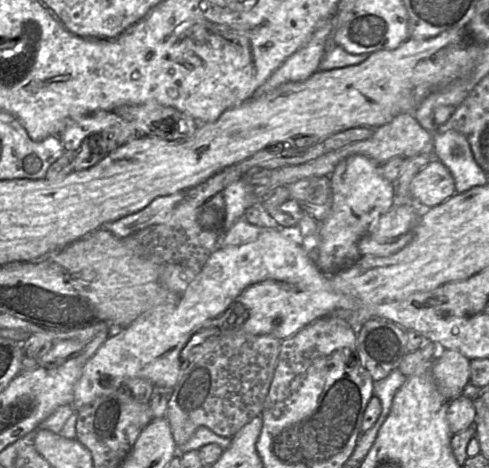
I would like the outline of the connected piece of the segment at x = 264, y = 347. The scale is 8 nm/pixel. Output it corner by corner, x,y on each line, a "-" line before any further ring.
210,329
198,333
192,344
195,349
190,361
171,390
165,417
177,447
184,445
201,426
222,437
232,438
253,418
261,415
277,366
282,342
280,339
271,335
252,335
242,330
207,337

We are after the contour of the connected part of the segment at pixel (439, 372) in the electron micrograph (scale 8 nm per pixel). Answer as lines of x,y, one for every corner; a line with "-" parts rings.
445,349
433,360
431,372
448,402
457,399
470,384
470,360
453,350

